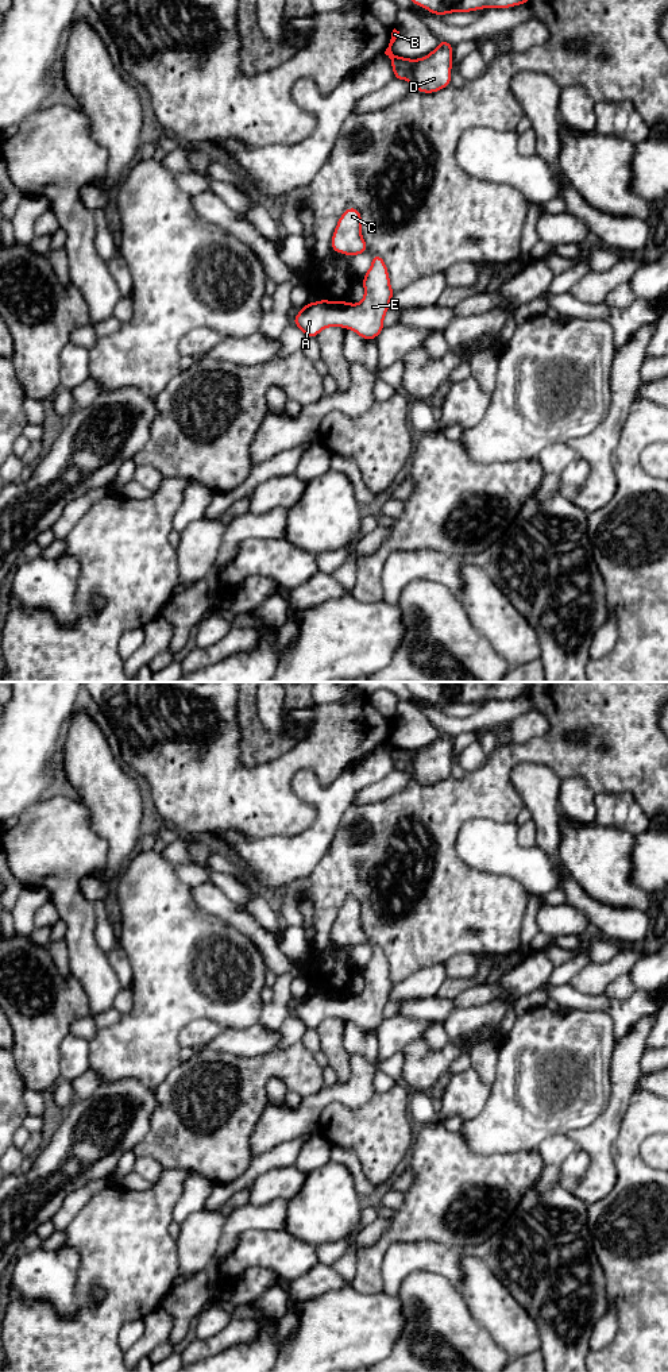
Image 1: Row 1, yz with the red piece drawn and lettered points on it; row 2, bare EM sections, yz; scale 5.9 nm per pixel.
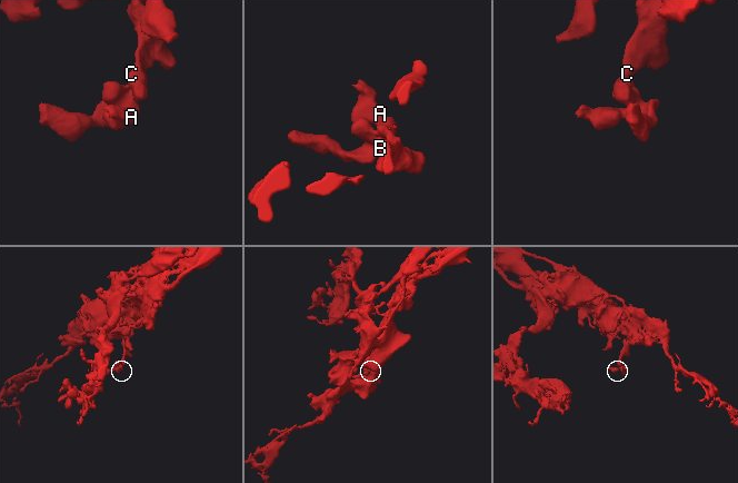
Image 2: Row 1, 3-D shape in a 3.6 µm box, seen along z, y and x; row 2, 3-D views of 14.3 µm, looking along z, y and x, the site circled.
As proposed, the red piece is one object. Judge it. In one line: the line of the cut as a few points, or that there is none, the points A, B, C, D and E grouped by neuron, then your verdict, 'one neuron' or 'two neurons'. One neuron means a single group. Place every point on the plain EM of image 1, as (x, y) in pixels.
no cut; A B C D E; one neuron

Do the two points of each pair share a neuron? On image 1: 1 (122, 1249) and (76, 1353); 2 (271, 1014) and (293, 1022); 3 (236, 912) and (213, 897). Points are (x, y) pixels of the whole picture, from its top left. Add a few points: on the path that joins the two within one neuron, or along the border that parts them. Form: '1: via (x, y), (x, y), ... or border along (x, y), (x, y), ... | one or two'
1: via (122, 1275), (122, 1302), (96, 1328) | one
2: border along (289, 1013), (280, 1031) | two
3: via (231, 912), (219, 902) | one

